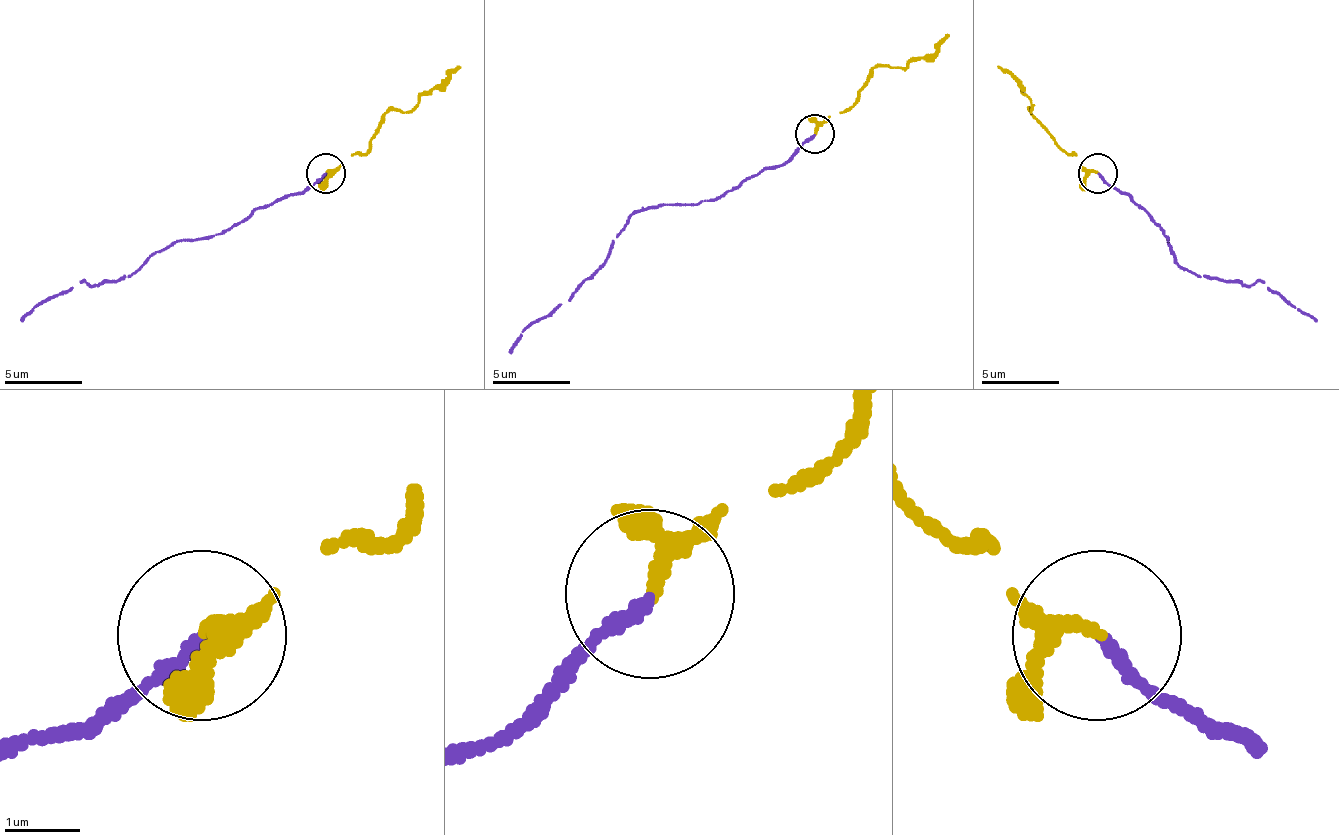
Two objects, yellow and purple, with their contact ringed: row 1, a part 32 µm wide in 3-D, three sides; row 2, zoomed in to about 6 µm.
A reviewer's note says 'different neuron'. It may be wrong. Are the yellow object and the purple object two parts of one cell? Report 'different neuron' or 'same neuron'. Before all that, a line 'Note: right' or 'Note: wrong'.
Note: wrong
same neuron

